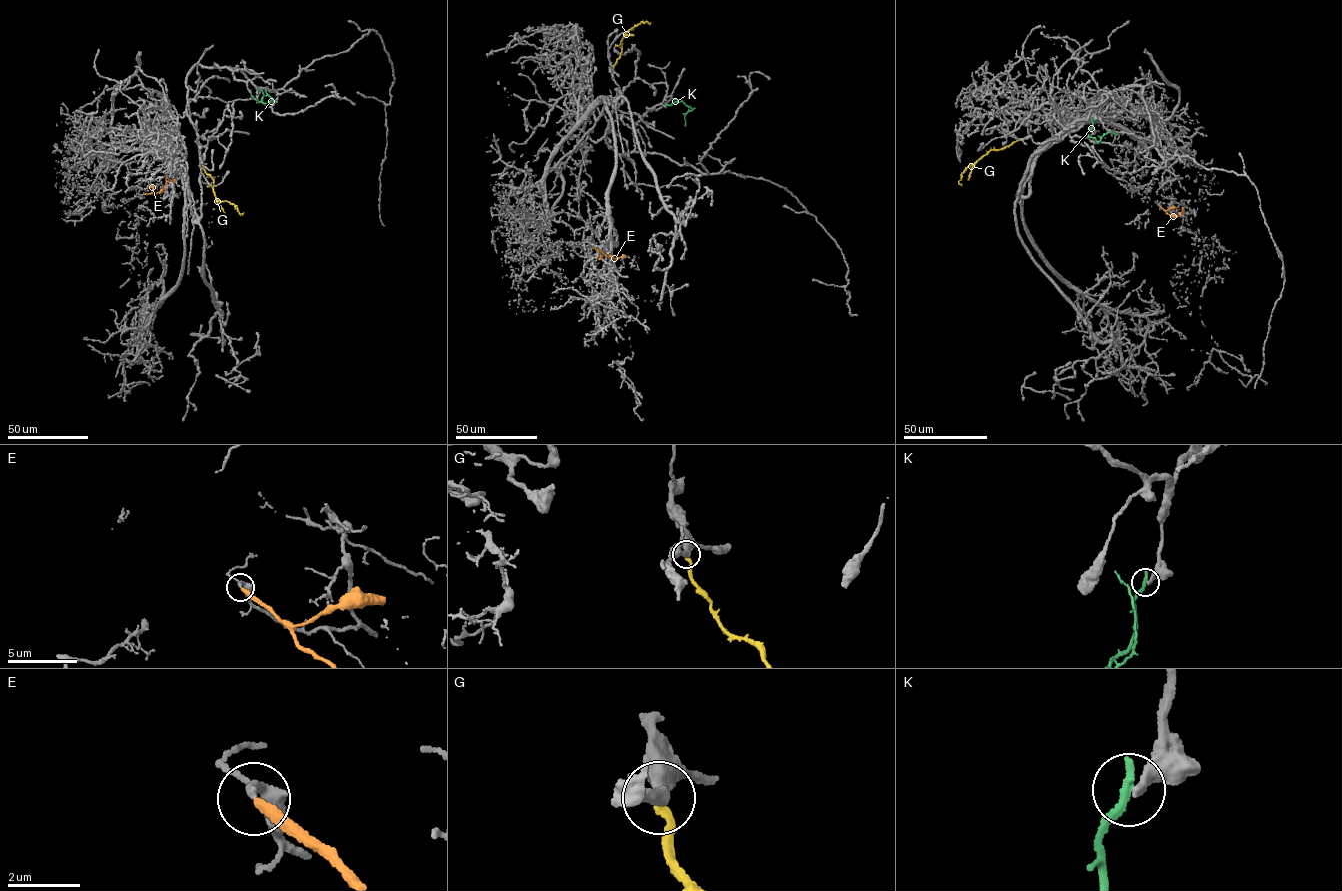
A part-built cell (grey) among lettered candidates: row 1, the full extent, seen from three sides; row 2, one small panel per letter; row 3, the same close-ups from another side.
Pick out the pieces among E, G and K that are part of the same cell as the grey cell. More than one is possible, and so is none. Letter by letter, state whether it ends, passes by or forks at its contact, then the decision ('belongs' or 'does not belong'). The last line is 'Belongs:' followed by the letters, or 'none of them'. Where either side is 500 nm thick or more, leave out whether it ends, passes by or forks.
E: it ends; does not belong
G: it ends; does not belong
K: it ends; does not belong
Belongs: none of them

